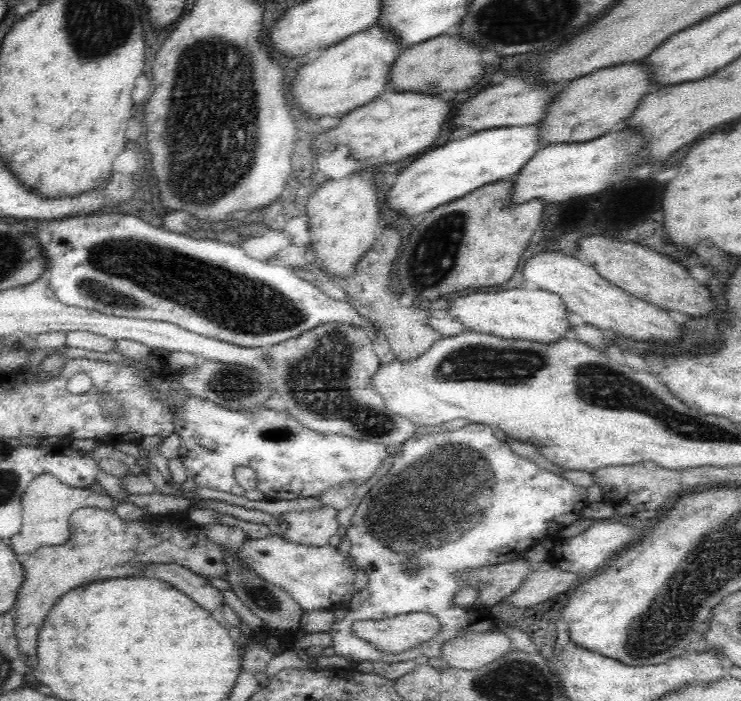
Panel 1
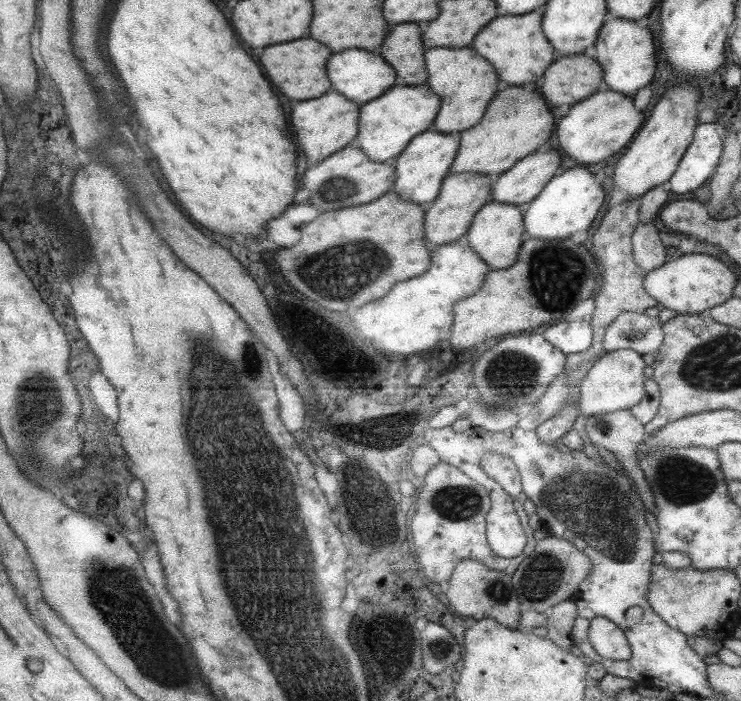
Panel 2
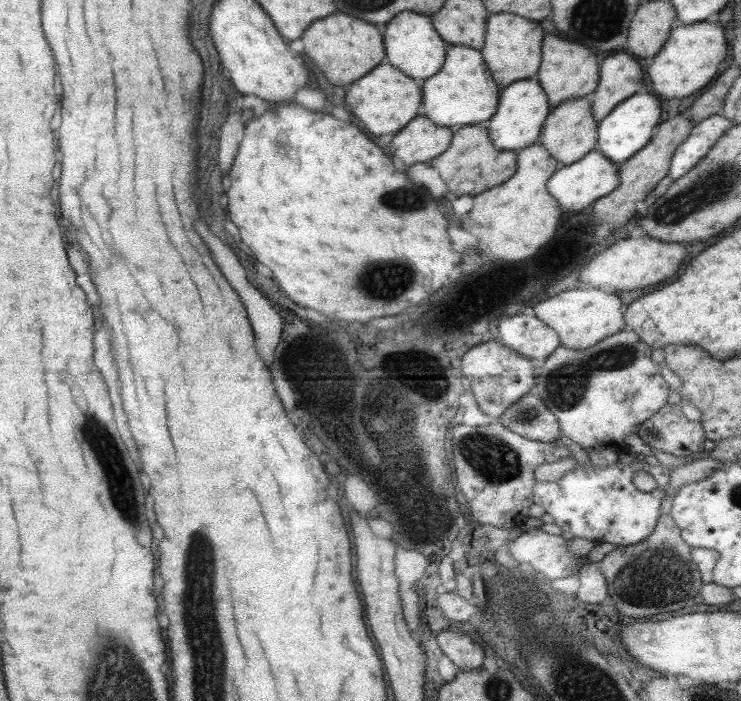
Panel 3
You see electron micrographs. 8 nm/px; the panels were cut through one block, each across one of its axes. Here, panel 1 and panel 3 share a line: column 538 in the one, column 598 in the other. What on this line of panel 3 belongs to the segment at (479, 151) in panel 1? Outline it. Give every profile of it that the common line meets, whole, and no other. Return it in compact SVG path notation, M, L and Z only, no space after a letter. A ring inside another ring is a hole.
M639 92L639 94L627 97L598 122L595 149L599 149L604 157L617 166L627 162L628 158L649 142L651 130L658 126L659 112L661 112L659 100L653 94Z

